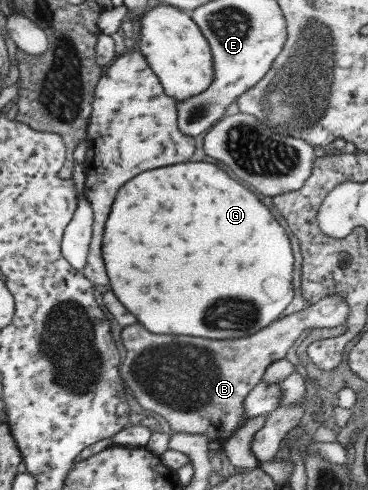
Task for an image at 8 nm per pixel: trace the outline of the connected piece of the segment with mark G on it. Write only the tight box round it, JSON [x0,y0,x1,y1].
[105,162,295,340]

